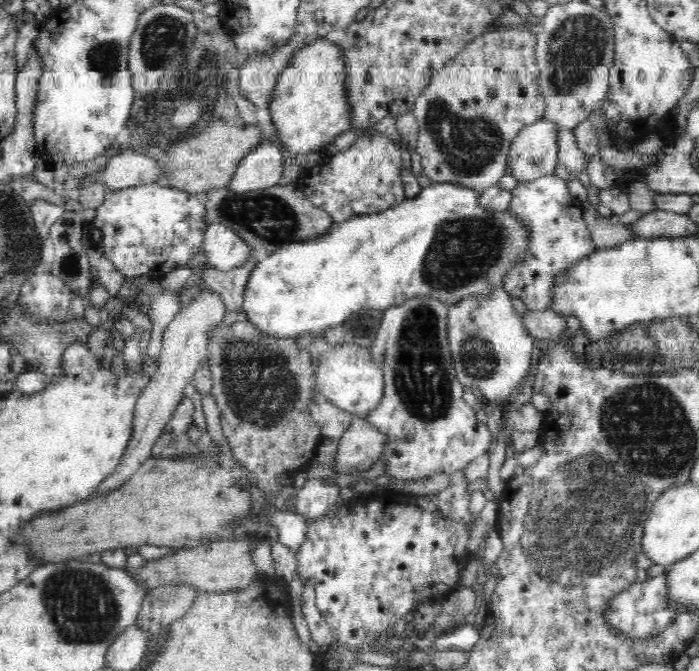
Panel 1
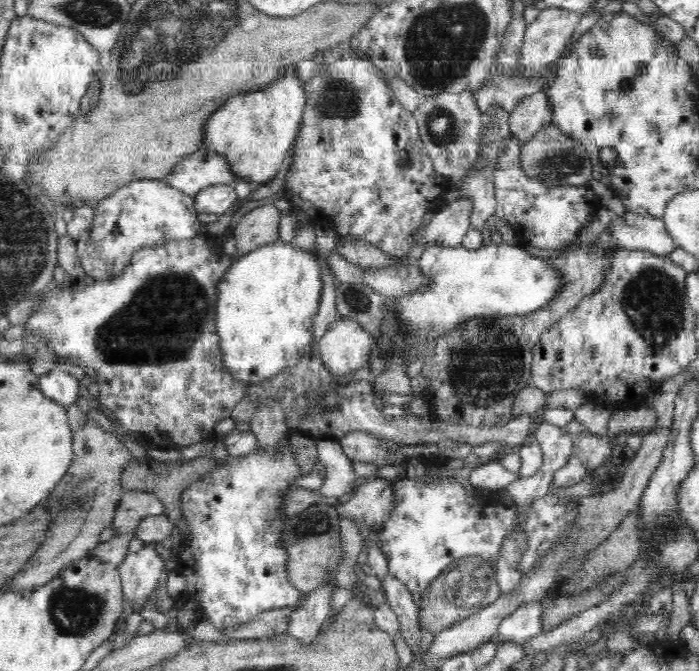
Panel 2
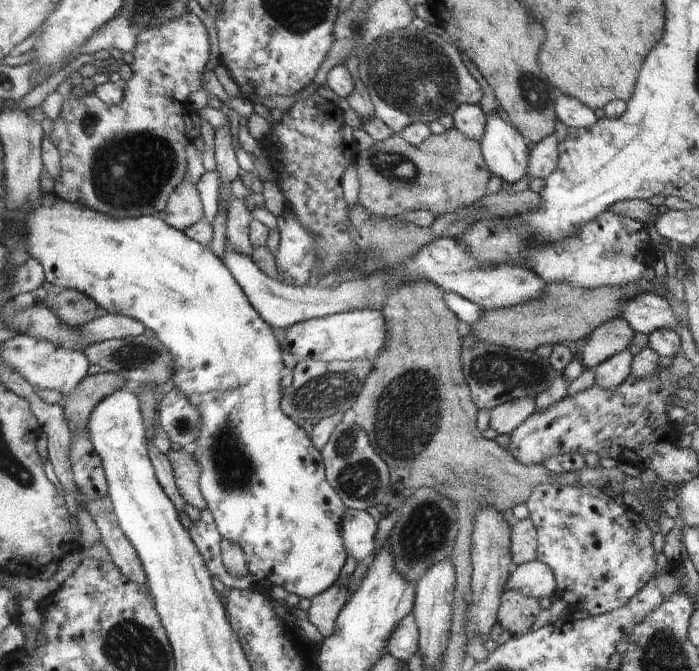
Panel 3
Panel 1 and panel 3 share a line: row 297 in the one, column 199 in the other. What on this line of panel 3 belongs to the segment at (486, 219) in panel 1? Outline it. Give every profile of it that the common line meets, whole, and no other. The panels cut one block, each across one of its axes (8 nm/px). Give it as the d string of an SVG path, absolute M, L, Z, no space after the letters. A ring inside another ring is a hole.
M44 193L40 202L32 206L32 210L24 212L26 218L22 222L22 238L28 242L30 254L36 260L40 260L44 265L47 274L47 280L60 289L76 289L85 292L88 296L94 297L99 306L105 308L109 313L131 316L140 322L143 322L148 328L157 333L157 336L172 350L176 356L176 376L174 382L176 387L184 390L188 398L192 400L203 412L204 428L200 434L199 441L193 446L193 454L196 460L202 464L202 490L211 511L215 514L217 525L224 538L232 540L244 552L244 558L248 565L249 574L254 576L256 582L266 582L270 586L279 586L282 590L287 590L288 594L296 594L300 598L314 598L319 594L326 593L338 580L344 564L346 564L346 552L344 552L343 540L343 520L347 516L347 506L340 498L334 487L324 478L324 463L320 458L318 448L308 438L308 434L298 428L292 419L284 414L283 408L280 408L280 398L283 398L282 368L282 350L280 342L274 334L272 327L260 317L258 311L252 307L248 298L244 296L242 287L238 286L234 273L222 262L209 246L190 238L186 231L178 230L169 223L164 215L146 215L140 218L114 218L110 214L104 214L99 210L94 210L88 206L80 206L74 202L68 202L58 197L58 194ZM49 195L56 195L57 198L52 204Z

